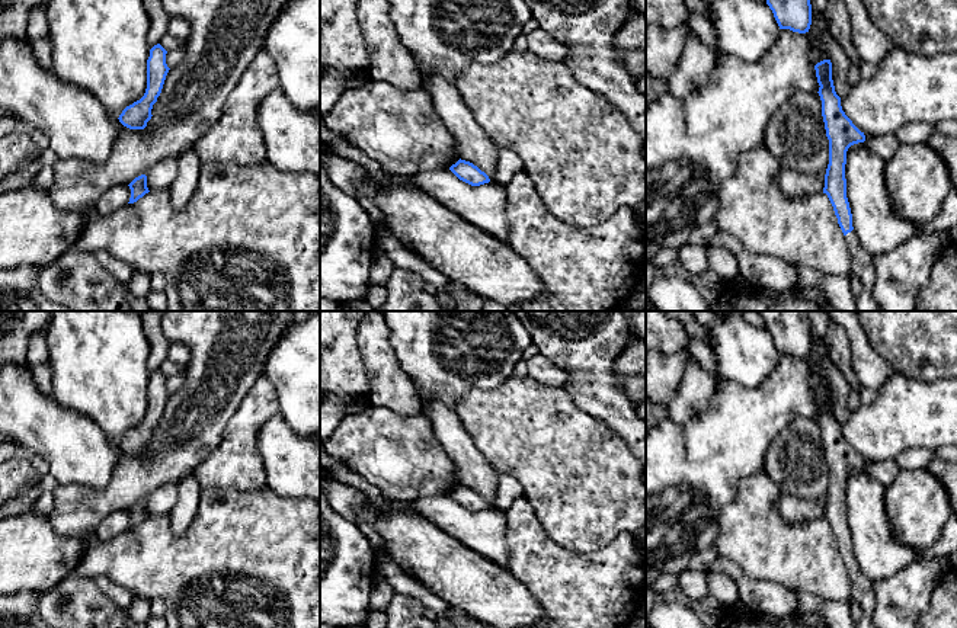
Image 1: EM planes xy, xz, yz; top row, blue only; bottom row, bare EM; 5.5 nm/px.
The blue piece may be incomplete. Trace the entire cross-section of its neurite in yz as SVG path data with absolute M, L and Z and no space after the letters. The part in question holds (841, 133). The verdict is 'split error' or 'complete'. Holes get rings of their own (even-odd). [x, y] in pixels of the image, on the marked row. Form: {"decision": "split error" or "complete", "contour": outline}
{"decision": "split error", "contour": "M823 60L814 65L822 100L822 116L829 140L829 164L825 174L823 193L828 195L838 224L845 236L851 253L851 276L861 282L861 294L855 299L855 311L880 311L873 298L876 269L873 256L861 246L854 227L849 202L846 198L845 164L851 145L864 142L865 135L845 115L841 97L835 92L832 80L832 63Z"}

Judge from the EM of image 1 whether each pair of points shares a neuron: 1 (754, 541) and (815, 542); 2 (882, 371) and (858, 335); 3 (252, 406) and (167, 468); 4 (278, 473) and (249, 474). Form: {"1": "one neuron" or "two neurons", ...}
{"1": "one neuron", "2": "one neuron", "3": "two neurons", "4": "two neurons"}

